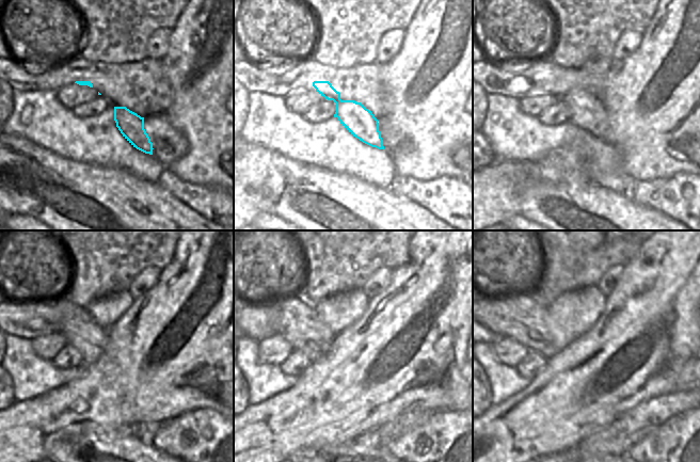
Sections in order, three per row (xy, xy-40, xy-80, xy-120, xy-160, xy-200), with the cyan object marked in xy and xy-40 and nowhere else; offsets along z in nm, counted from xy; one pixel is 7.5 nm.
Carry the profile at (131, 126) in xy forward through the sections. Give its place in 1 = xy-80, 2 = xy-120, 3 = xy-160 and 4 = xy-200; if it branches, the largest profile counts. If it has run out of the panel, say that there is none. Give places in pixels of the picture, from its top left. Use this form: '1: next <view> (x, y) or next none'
1: next xy-80 (587, 111)
2: next xy-120 (89, 338)
3: next xy-160 (314, 339)
4: next xy-200 (498, 315)

